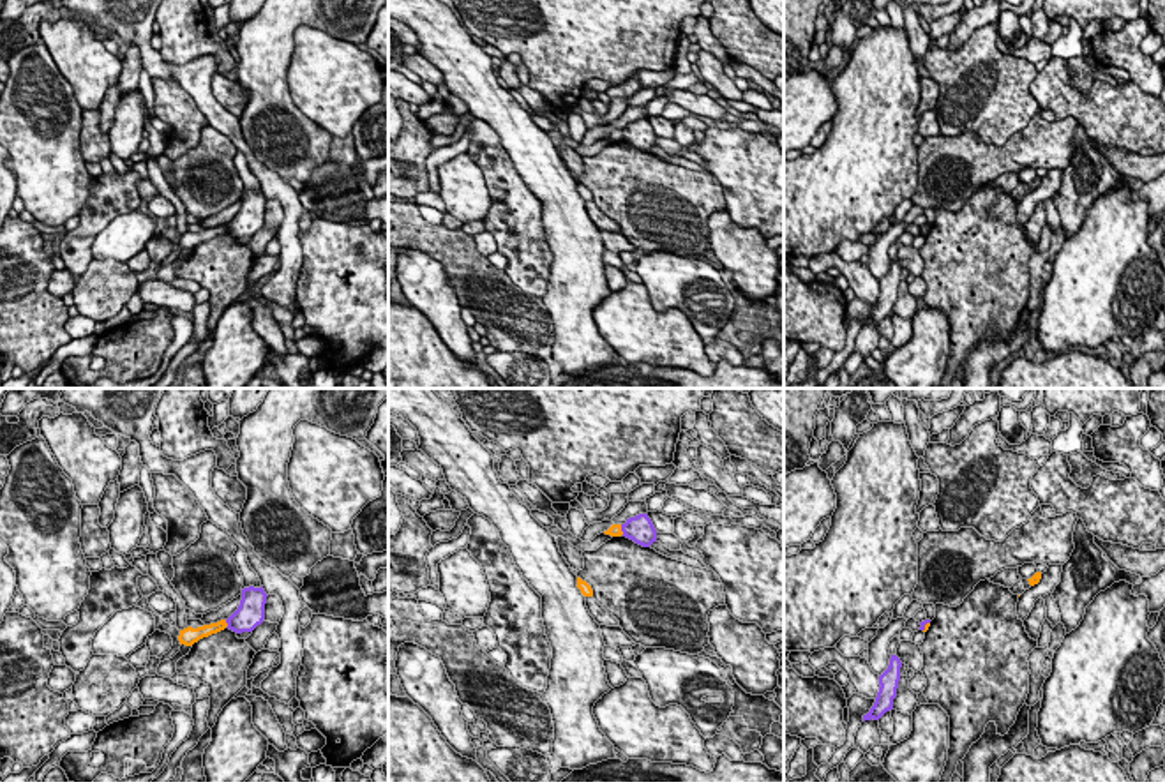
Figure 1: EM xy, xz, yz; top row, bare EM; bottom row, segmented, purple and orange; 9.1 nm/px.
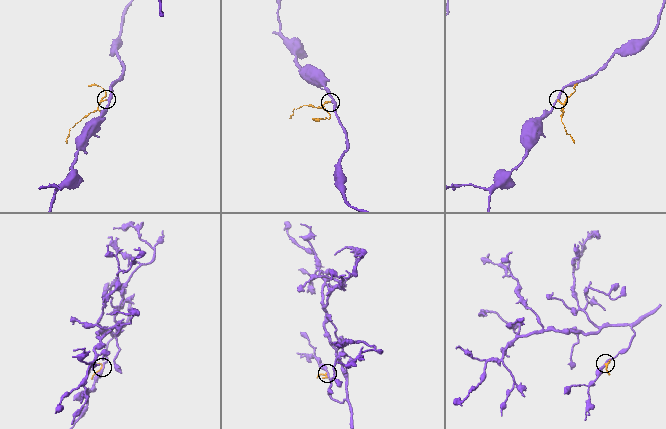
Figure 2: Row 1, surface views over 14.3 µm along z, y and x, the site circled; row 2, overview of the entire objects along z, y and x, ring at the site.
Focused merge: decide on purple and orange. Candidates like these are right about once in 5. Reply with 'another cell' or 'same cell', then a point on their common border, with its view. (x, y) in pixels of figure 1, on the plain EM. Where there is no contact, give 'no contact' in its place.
another cell | xy (226, 226)

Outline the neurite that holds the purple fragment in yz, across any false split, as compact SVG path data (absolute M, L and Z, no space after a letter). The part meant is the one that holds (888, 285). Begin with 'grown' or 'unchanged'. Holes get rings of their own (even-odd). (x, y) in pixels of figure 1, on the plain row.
unchanged; M891 259L888 274L879 281L879 297L876 302L874 311L867 320L865 325L879 325L886 316L893 314L893 304L897 302L897 293L900 286L900 272L902 267L897 259Z

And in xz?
unchanged; M639 118L635 122L627 124L627 127L621 129L621 136L623 141L634 145L643 152L650 152L653 147L657 147L657 134L648 118Z

